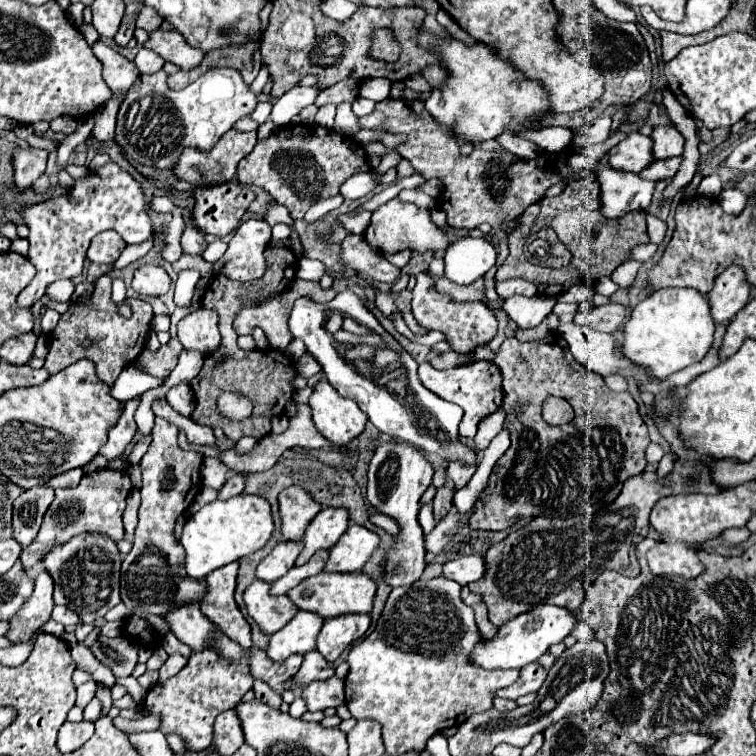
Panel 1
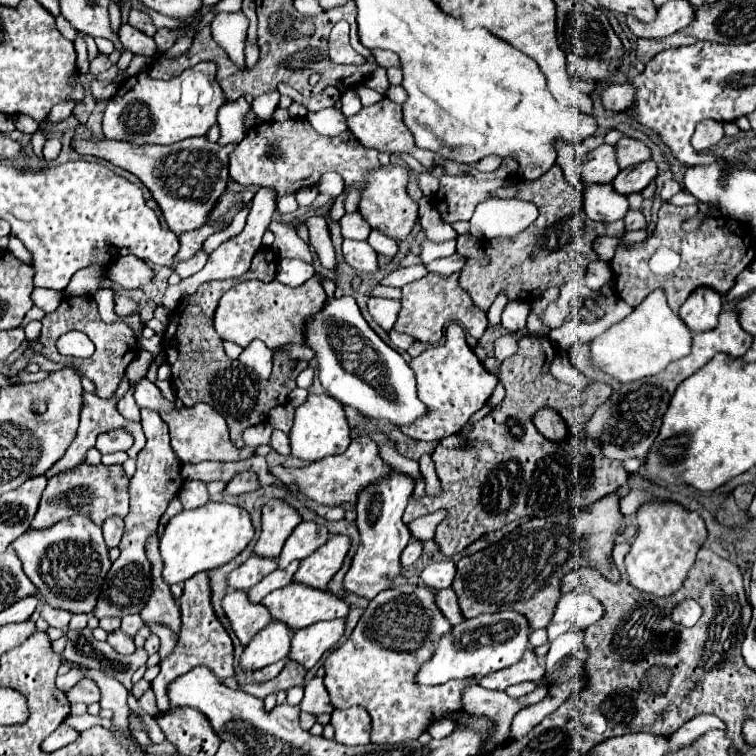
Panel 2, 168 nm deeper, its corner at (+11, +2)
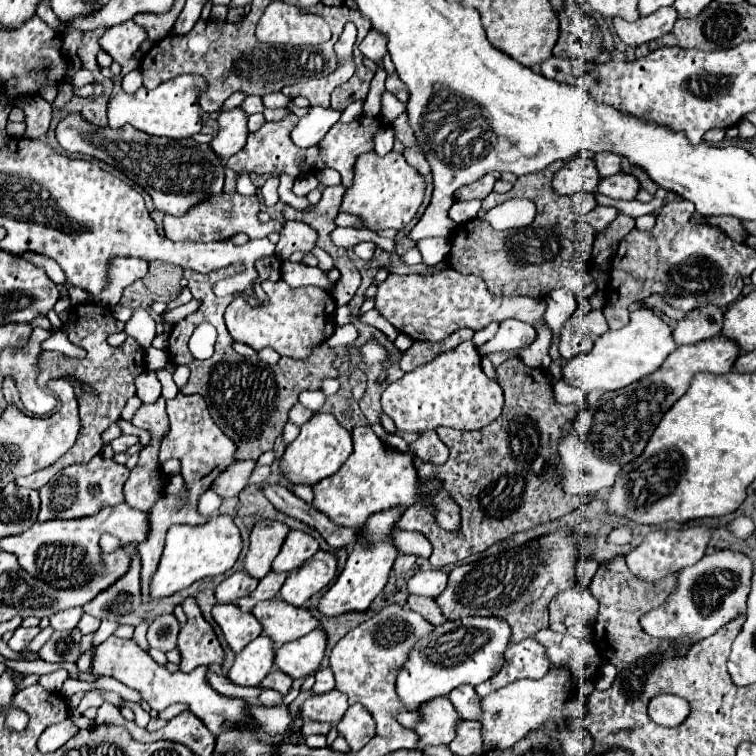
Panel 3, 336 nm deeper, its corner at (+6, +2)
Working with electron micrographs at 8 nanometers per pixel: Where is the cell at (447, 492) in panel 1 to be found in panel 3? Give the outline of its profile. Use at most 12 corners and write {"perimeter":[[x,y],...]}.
{"perimeter":[[435,431],[421,433],[411,449],[423,461],[443,465],[447,445]]}

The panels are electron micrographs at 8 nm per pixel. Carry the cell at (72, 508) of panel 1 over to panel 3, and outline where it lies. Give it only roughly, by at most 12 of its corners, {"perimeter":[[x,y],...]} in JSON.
{"perimeter":[[95,455],[39,489],[39,521],[125,501],[131,471]]}

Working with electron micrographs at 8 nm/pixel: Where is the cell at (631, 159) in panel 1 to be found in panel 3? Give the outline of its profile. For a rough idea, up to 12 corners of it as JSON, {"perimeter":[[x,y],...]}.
{"perimeter":[[587,155],[565,163],[553,177],[563,195],[595,191],[601,181]]}

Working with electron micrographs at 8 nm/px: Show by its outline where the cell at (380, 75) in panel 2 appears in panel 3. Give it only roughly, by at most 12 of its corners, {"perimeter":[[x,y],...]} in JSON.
{"perimeter":[[363,101],[343,111],[341,121],[355,121],[363,113]]}

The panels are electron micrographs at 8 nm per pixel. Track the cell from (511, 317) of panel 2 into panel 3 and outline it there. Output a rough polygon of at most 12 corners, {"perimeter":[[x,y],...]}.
{"perimeter":[[517,319],[501,321],[497,335],[479,347],[487,357],[531,345],[537,331]]}

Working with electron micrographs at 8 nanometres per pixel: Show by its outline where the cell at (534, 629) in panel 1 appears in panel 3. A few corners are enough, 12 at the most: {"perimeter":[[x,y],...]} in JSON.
{"perimeter":[[501,617],[435,627],[397,675],[409,711],[501,671]]}

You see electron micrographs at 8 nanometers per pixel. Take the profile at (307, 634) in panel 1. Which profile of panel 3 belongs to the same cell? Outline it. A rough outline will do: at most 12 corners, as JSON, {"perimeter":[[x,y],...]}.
{"perimeter":[[259,635],[241,653],[227,677],[259,685],[275,667],[273,641]]}

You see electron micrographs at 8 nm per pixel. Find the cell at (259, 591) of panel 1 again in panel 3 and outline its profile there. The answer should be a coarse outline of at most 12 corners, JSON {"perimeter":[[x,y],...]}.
{"perimeter":[[233,603],[213,619],[235,653],[261,635],[259,619]]}

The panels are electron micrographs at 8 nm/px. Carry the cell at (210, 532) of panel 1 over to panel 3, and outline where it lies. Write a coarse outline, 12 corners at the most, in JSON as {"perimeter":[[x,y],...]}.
{"perimeter":[[229,515],[167,531],[151,597],[235,565],[241,531]]}

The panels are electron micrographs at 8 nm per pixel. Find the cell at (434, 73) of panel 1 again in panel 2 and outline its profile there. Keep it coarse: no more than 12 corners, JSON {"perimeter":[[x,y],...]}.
{"perimeter":[[372,49],[380,67],[398,67],[398,57],[390,51]]}

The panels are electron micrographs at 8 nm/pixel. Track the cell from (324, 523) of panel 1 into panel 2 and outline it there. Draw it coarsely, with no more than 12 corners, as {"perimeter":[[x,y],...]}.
{"perimeter":[[302,521],[284,543],[278,567],[306,559],[330,533],[324,525]]}

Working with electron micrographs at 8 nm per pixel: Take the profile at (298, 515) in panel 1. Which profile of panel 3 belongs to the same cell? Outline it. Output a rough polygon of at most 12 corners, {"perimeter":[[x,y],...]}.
{"perimeter":[[255,523],[245,571],[263,579],[291,529]]}

